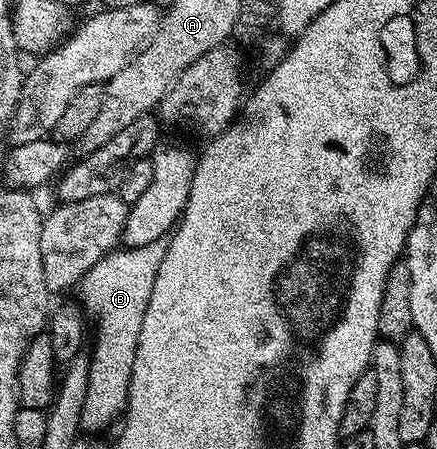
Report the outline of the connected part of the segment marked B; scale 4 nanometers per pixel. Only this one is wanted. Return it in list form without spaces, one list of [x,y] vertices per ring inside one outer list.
[[[164,237],[143,247],[115,248],[82,278],[80,305],[92,319],[93,329],[94,326],[98,329],[92,334],[94,354],[89,355],[90,375],[82,413],[83,431],[106,430],[123,417],[130,395],[132,366],[136,364],[136,344],[140,344],[140,327],[144,324],[144,312],[148,312],[148,300],[152,300],[152,284],[156,284],[169,243],[169,237]]]

